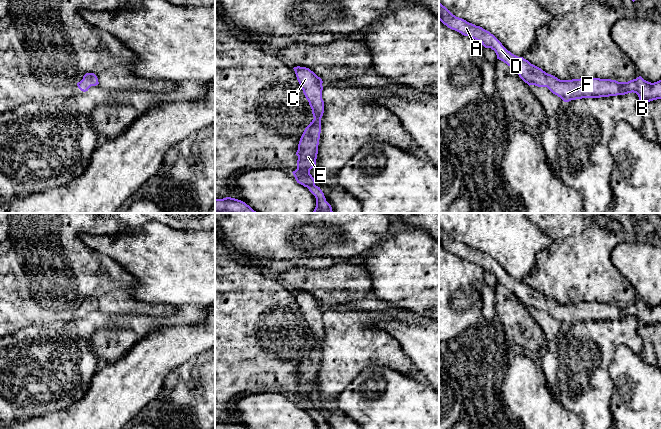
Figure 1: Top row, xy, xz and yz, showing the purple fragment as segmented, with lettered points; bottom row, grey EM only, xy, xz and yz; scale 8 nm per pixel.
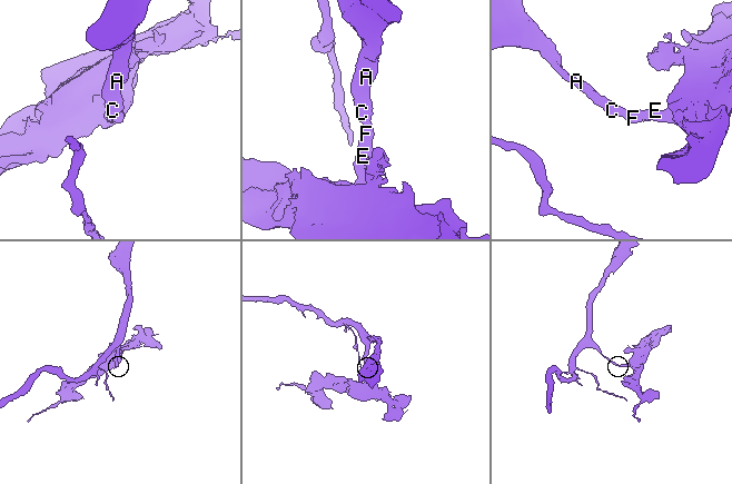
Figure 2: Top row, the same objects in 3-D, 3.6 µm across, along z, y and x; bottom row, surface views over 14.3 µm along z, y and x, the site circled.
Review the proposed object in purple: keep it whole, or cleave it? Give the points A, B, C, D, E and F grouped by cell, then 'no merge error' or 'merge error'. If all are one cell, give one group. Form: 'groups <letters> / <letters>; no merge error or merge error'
groups A B C D E F; no merge error

